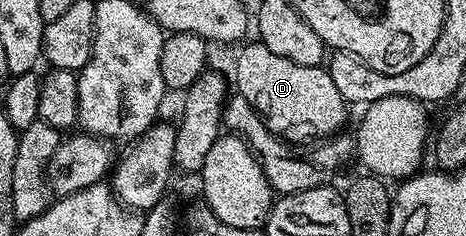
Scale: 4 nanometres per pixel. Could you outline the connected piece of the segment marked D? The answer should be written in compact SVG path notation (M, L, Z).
M260 40L250 46L242 45L233 62L233 78L237 81L236 93L265 122L265 127L290 144L298 144L304 138L324 140L336 135L345 122L347 103L339 96L328 69L324 65L295 64L284 56L275 56Z

